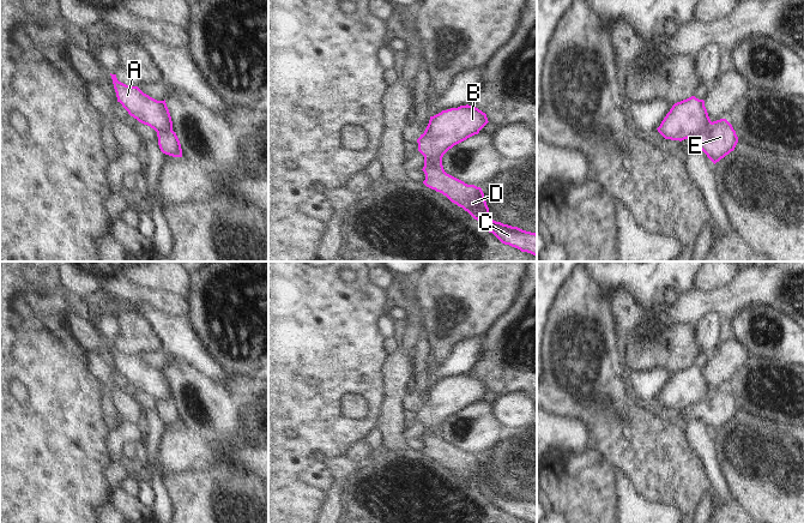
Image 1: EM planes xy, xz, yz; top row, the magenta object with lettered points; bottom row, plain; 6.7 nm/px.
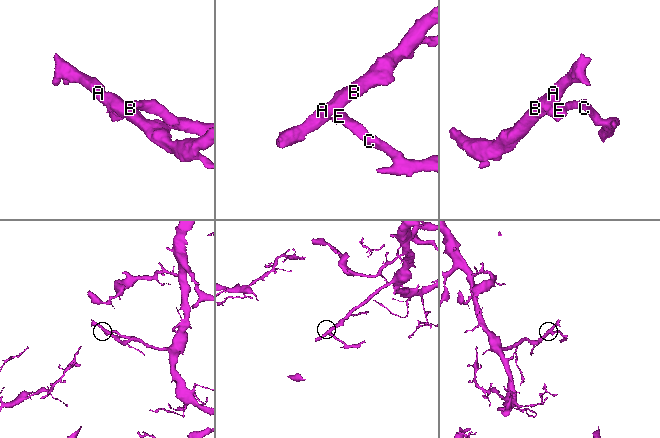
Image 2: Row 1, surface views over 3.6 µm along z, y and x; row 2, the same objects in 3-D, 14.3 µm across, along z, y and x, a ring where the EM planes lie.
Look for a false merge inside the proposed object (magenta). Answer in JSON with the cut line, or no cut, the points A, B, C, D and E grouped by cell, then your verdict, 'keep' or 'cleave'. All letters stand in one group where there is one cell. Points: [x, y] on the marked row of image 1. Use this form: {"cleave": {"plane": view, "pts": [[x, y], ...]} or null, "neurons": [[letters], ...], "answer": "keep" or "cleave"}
{"cleave": {"plane": "yz", "pts": [[712, 122], [707, 130], [690, 139]]}, "neurons": [["A", "B"], ["C", "D", "E"]], "answer": "cleave"}

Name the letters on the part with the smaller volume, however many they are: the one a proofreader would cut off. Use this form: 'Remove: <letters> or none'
Remove: C, D, E

